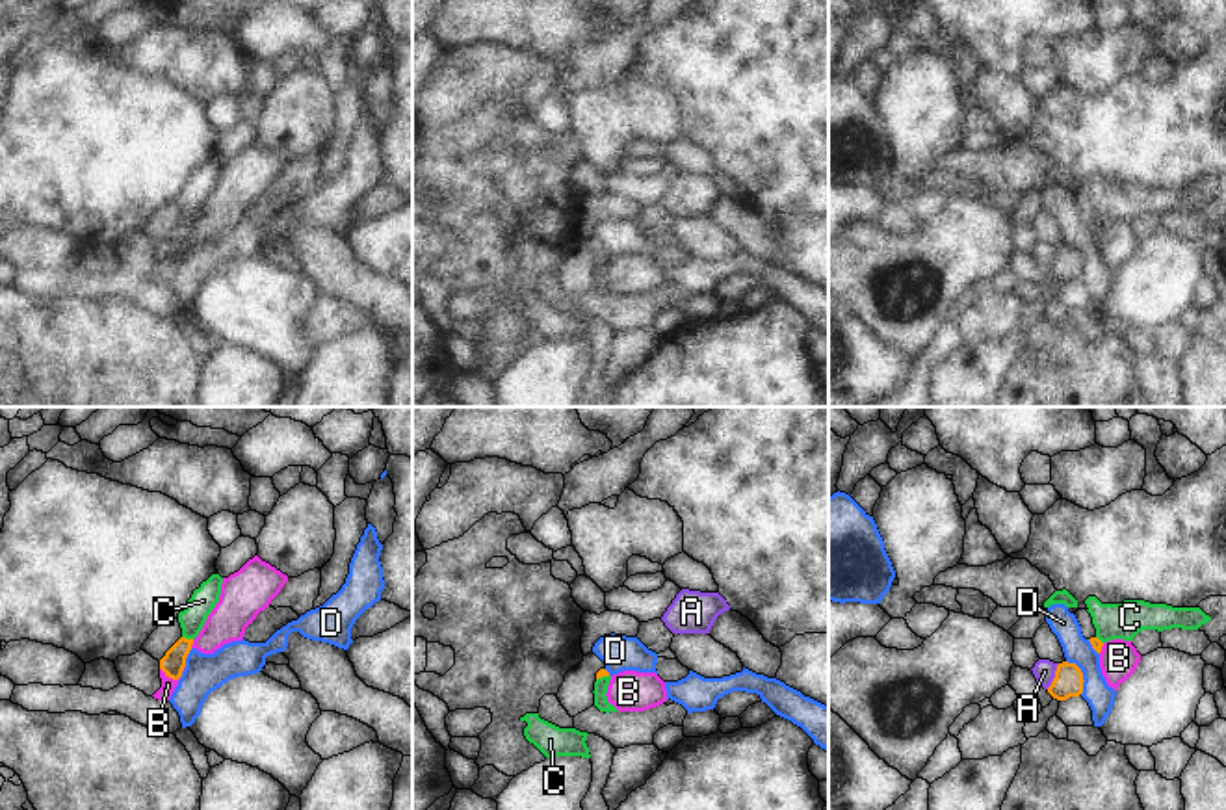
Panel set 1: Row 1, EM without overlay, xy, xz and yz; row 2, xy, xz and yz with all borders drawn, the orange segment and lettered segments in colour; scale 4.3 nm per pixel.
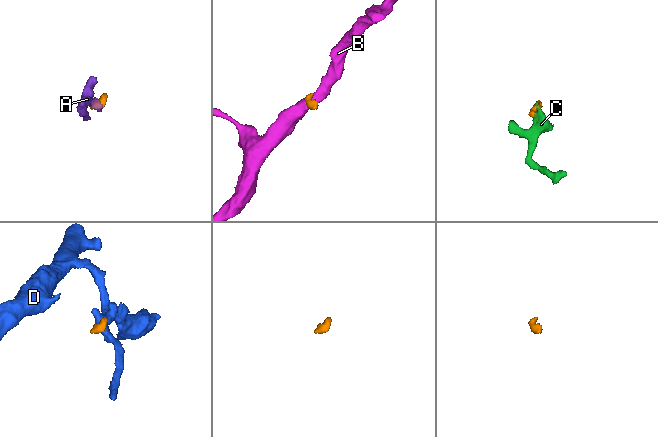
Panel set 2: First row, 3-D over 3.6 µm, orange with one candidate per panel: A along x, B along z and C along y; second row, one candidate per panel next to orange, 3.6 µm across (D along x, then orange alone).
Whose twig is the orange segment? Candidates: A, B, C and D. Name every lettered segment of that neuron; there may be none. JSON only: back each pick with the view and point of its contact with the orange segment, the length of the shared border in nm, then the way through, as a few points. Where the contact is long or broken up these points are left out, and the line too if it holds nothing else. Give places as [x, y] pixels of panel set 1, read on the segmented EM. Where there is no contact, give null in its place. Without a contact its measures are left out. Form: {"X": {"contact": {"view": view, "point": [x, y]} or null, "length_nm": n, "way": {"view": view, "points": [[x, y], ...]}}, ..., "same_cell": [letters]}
{"C": {"contact": {"view": "xy", "point": [188, 640]}, "length_nm": 50, "way": {"view": "xy", "points": [[173, 662], [188, 640], [192, 619], [203, 600]]}}, "same_cell": ["C"]}

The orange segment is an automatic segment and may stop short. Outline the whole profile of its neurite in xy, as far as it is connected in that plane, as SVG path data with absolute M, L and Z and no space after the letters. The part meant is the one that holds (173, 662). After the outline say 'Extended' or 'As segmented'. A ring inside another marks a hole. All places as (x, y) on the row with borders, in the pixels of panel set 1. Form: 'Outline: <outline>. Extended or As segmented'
Outline: M212 574L206 581L201 583L199 589L193 591L186 609L178 613L182 637L160 660L160 669L165 673L165 676L173 680L182 676L193 639L199 635L208 615L219 602L221 583L223 578L219 574Z. Extended.

